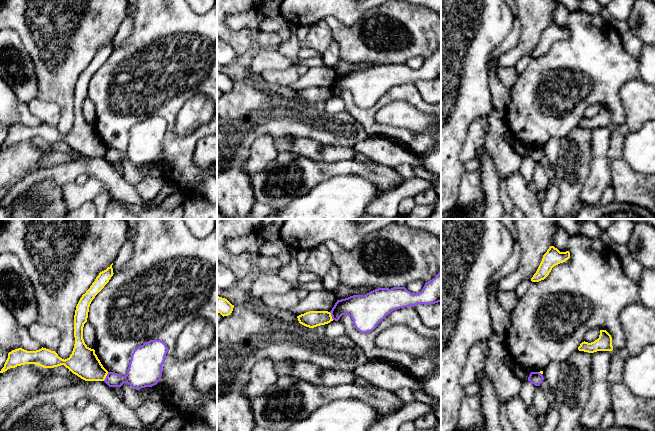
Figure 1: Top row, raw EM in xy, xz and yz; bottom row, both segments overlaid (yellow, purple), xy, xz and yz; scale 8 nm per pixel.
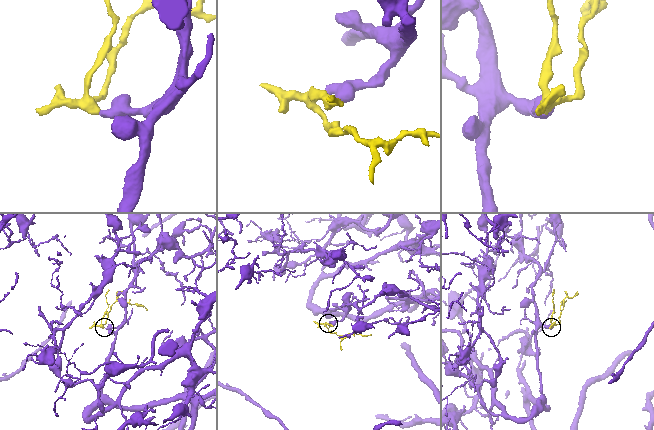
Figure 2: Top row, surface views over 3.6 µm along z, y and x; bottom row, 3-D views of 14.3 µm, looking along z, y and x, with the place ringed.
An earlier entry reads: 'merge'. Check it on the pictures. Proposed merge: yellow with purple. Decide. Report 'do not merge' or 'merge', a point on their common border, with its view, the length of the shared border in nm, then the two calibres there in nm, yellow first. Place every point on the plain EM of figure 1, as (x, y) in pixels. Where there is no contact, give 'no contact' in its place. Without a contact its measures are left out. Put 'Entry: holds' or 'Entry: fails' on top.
Entry: fails
do not merge; meets yellow in xy at (106, 151); contact 80 nm long; 240 nm thick on the yellow side, 180 nm on the other

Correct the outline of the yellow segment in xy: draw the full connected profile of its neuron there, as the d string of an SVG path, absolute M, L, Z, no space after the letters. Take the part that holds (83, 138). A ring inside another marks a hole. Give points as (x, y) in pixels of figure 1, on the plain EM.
M113 39L100 48L90 64L80 74L74 91L75 120L72 130L67 135L62 135L55 127L41 124L36 127L27 127L22 124L12 126L0 149L10 144L25 140L35 140L43 144L54 144L64 141L73 150L85 157L104 157L108 147L103 143L95 126L89 124L83 115L83 103L87 98L89 83L95 72L104 64L113 52Z

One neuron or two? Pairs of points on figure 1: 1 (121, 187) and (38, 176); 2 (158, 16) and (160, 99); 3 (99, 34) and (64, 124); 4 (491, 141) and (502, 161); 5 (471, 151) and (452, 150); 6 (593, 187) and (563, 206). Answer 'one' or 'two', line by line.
1: one
2: one
3: one
4: one
5: two
6: two

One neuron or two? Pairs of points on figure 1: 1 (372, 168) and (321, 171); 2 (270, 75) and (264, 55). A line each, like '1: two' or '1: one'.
1: one
2: two

